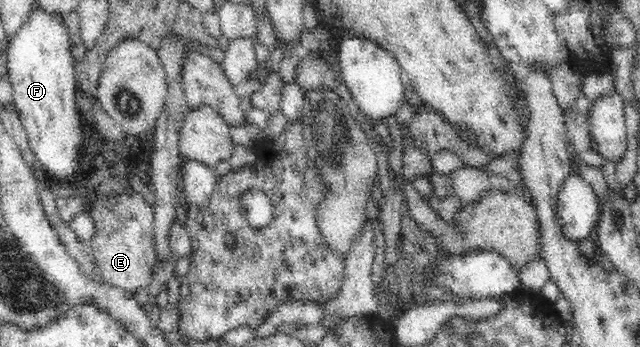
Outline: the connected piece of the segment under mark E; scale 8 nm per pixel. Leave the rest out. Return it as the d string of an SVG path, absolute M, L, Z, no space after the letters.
M138 188L135 190L137 190L137 195L133 196L95 198L87 210L93 216L96 225L95 235L89 242L89 253L95 261L99 279L111 287L125 290L129 295L134 294L141 287L148 287L158 261L153 229L154 208L143 198Z

